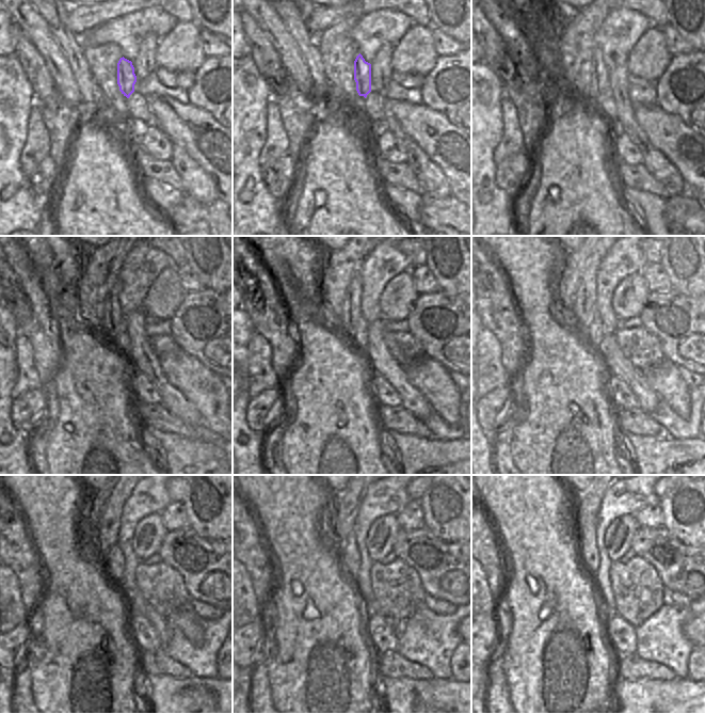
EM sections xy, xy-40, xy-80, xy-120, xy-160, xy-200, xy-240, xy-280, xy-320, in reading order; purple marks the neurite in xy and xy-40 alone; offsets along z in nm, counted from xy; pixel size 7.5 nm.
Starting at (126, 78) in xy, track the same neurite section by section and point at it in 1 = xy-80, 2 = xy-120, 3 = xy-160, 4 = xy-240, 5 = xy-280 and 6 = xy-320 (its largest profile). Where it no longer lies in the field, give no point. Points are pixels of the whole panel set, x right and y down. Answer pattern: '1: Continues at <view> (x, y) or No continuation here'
1: Continues at xy-80 (601, 82)
2: Continues at xy-120 (113, 314)
3: Continues at xy-160 (351, 313)
4: Continues at xy-240 (109, 527)
5: Continues at xy-280 (352, 496)
6: Continues at xy-320 (587, 503).

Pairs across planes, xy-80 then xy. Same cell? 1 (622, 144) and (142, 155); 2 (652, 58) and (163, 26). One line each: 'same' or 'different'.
1: different
2: different

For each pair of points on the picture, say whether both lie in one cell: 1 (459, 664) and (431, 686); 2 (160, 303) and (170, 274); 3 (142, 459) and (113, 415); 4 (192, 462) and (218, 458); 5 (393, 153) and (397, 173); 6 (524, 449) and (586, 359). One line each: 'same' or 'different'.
1: different
2: same
3: same
4: same
5: different
6: same

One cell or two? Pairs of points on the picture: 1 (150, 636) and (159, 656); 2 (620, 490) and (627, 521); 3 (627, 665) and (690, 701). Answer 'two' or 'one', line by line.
1: two
2: two
3: two

